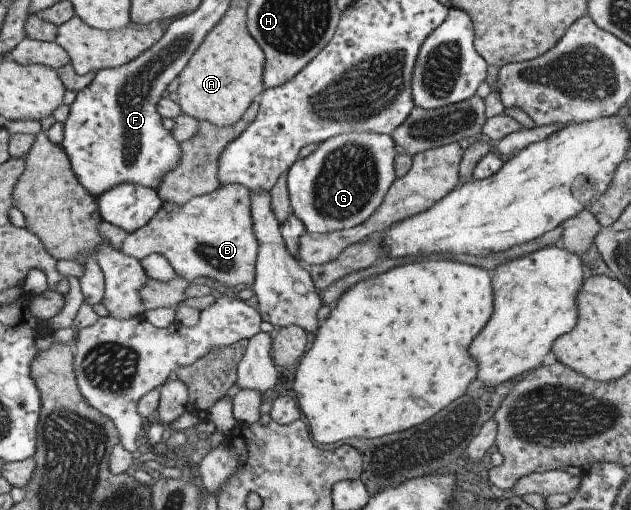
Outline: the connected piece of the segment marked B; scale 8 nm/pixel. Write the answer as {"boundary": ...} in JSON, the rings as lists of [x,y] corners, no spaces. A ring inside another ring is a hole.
{"boundary":[[[238,183],[218,185],[211,193],[195,196],[182,204],[167,202],[143,227],[127,234],[121,242],[120,252],[143,259],[149,254],[162,254],[173,268],[177,278],[186,282],[195,277],[207,277],[215,287],[232,287],[235,290],[250,288],[255,283],[256,245],[250,221],[248,189]]]}

